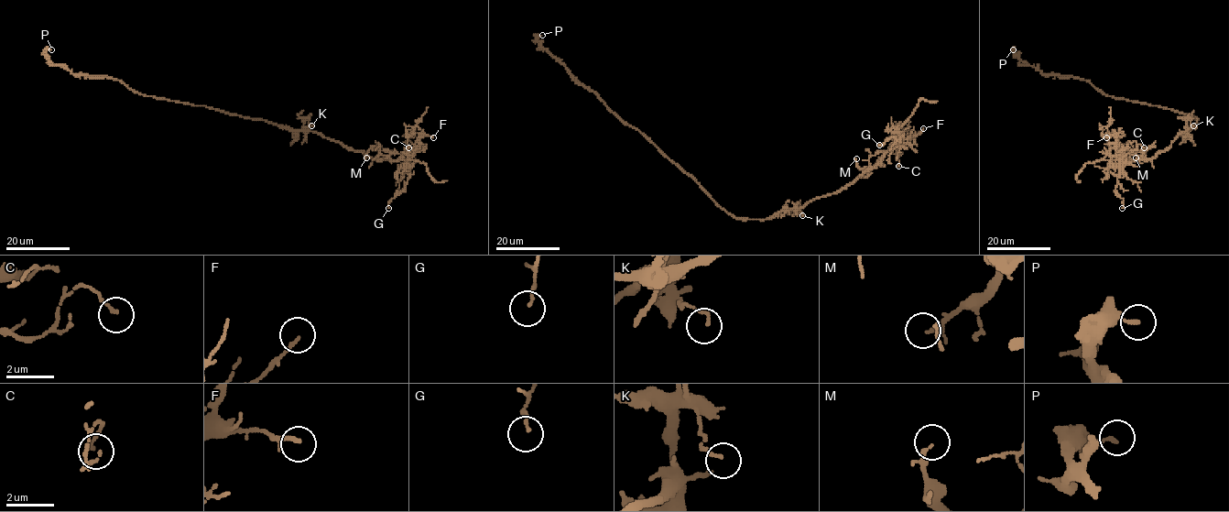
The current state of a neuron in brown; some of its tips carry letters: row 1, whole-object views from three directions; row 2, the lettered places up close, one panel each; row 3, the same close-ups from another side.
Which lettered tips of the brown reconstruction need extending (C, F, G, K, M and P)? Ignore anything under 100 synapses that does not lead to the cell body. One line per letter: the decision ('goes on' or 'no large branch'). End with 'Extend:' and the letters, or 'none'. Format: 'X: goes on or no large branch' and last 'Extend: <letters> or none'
C: no large branch
F: no large branch
G: no large branch
K: no large branch
M: no large branch
P: no large branch
Extend: none

